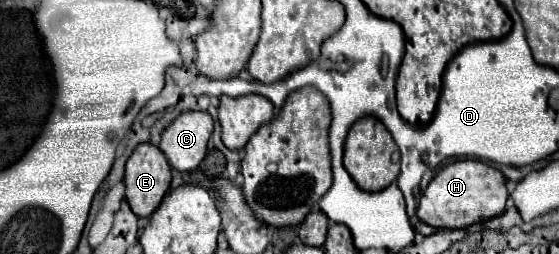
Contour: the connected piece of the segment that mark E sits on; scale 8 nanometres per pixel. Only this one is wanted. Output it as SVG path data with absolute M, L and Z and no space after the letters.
M143 143L127 161L125 197L137 217L151 217L169 191L171 167L159 147Z

